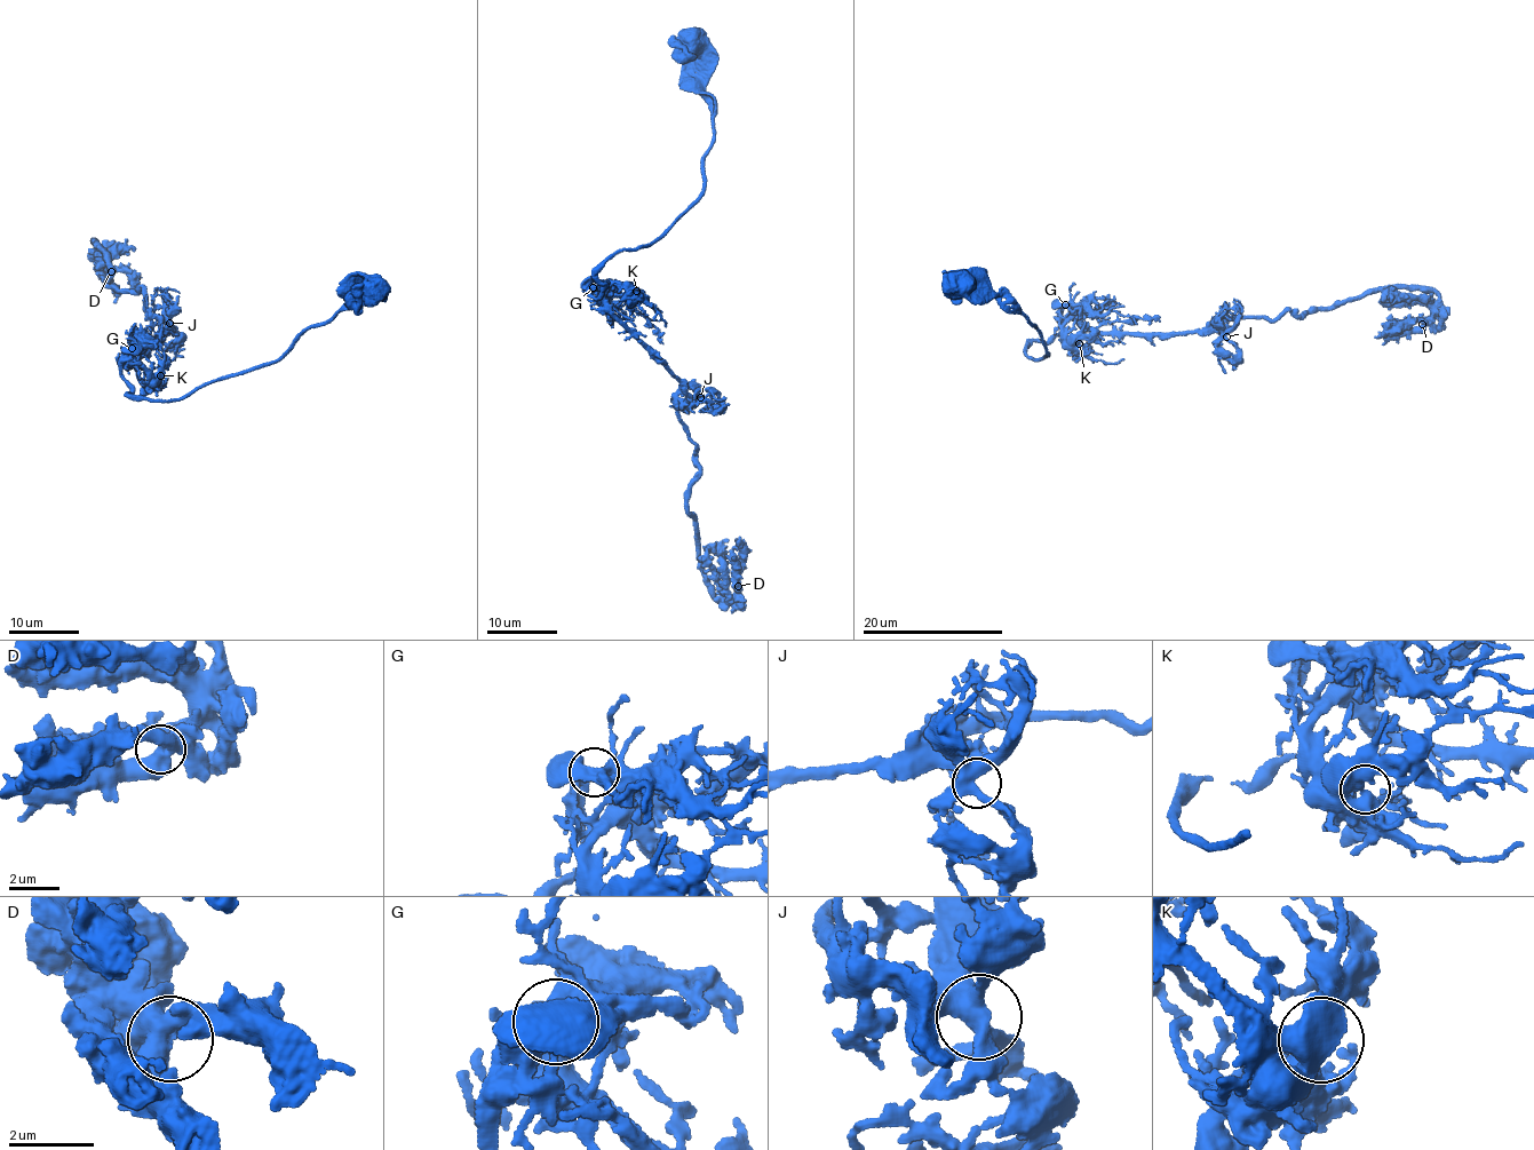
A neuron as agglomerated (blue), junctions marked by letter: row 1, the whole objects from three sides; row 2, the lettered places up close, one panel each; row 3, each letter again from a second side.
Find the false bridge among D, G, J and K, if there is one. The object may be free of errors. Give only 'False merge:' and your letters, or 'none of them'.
False merge: G

